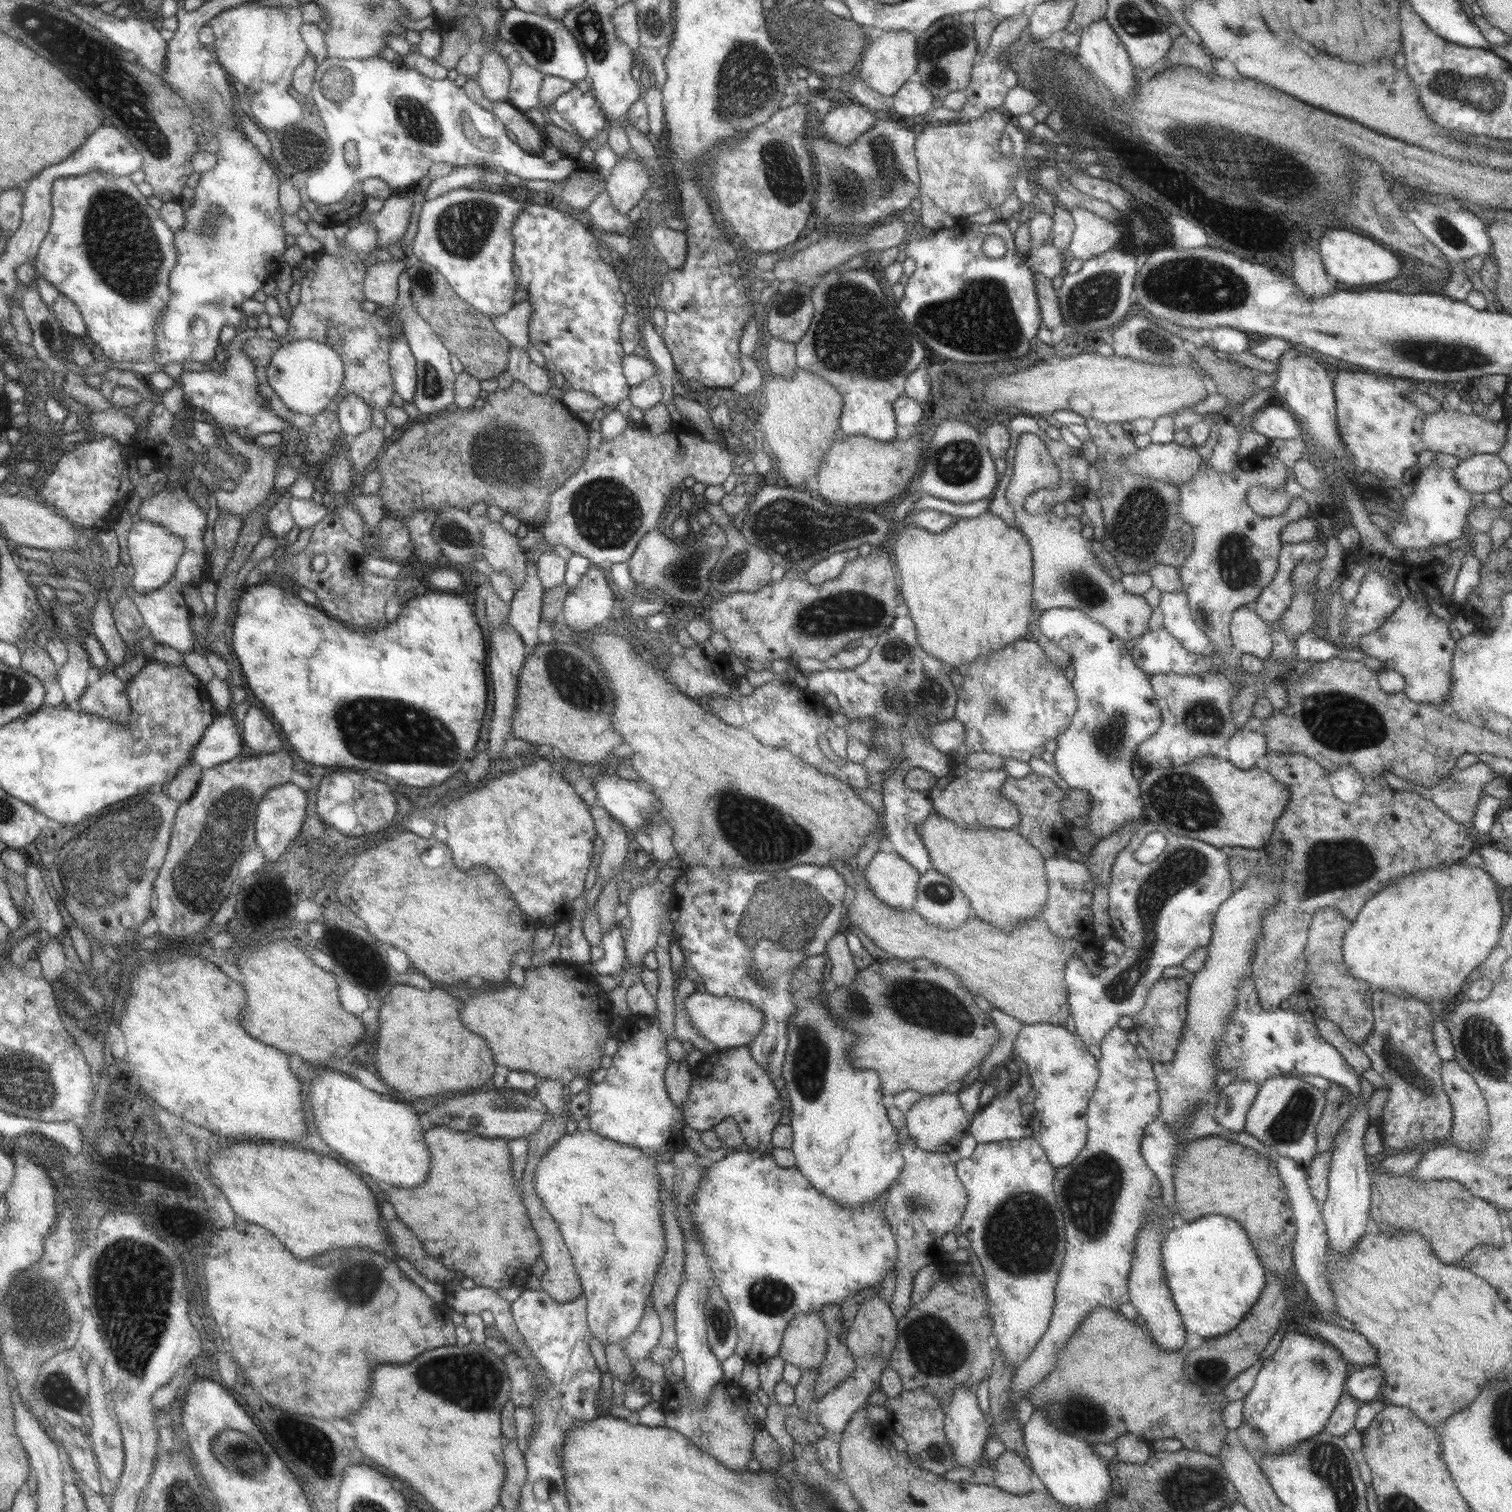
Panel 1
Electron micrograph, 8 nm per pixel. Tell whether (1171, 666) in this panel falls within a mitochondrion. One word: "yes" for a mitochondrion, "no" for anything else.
no

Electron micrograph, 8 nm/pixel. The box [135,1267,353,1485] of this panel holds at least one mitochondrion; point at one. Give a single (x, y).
(322, 1457)

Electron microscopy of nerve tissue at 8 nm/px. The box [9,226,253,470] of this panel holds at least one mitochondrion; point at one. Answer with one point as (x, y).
(49, 335)

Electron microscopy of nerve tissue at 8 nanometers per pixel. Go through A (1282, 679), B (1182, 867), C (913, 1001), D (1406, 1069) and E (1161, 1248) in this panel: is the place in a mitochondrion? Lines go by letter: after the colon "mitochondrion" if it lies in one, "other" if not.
A: other
B: mitochondrion
C: mitochondrion
D: mitochondrion
E: other

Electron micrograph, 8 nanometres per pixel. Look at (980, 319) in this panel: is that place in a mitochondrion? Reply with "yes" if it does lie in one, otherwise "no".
yes

